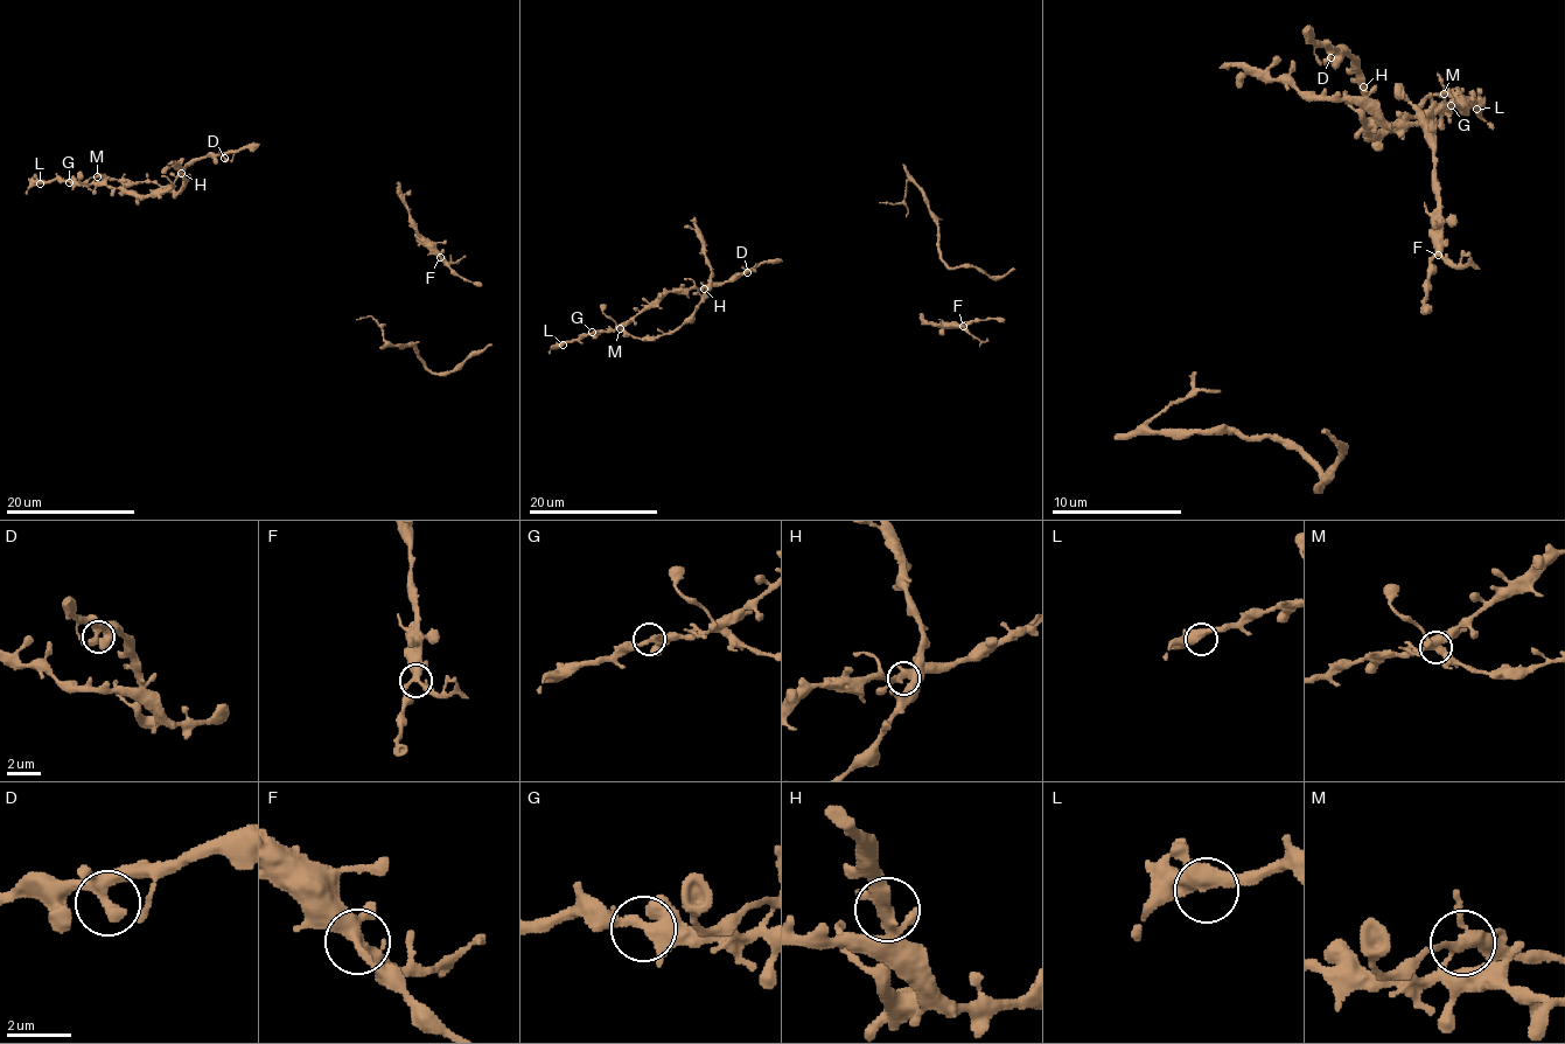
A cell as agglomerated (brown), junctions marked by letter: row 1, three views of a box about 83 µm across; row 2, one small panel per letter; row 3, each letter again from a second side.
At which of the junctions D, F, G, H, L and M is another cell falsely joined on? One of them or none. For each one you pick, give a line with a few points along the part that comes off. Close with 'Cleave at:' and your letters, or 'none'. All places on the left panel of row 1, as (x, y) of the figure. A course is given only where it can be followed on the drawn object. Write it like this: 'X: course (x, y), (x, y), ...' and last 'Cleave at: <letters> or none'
Cleave at: none

